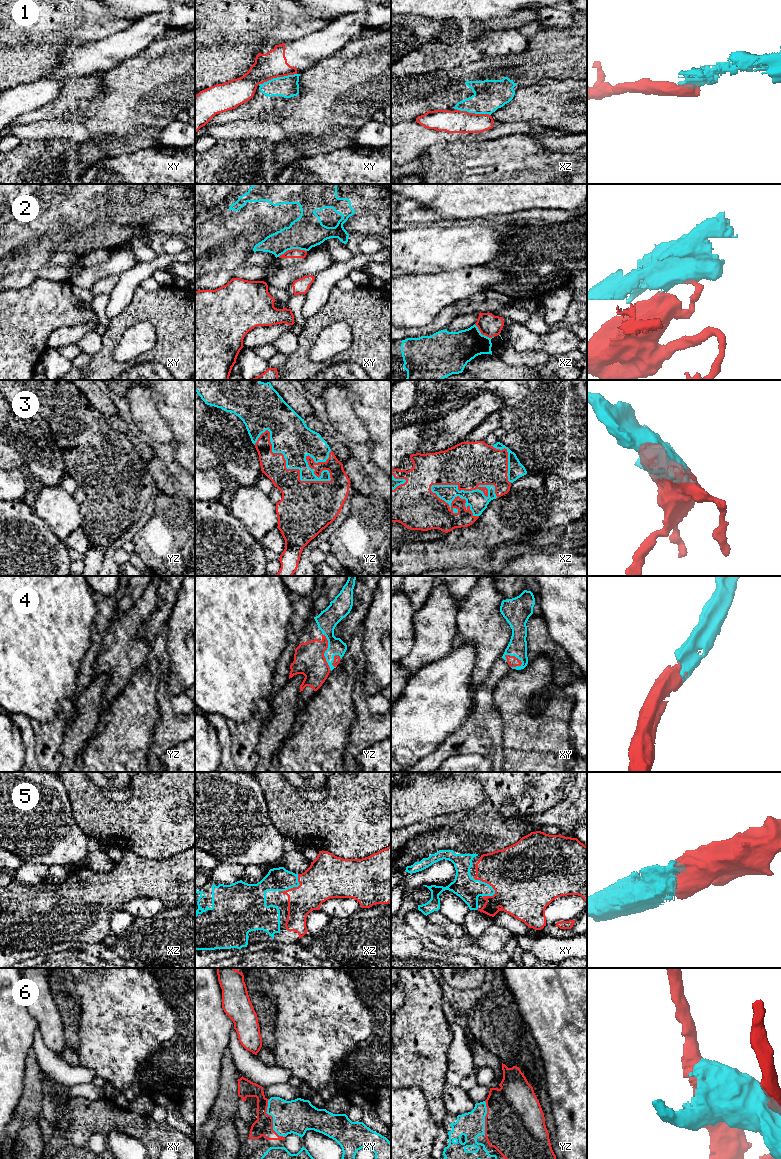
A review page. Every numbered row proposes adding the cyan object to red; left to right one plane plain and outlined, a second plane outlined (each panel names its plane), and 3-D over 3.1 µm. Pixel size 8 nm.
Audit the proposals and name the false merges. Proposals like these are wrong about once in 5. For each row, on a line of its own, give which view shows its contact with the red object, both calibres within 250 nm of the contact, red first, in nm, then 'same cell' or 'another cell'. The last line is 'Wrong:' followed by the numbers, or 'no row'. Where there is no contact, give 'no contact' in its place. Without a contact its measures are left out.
1: xy | 220/170 nm | another cell
2: xy | 80/260 nm | another cell
3: xz | 360/150 nm | same cell
4: yz | 260/160 nm | same cell
5: xy | 420/190 nm | same cell
6: xy | 160/280 nm | another cell
Wrong: 1, 2, 6

